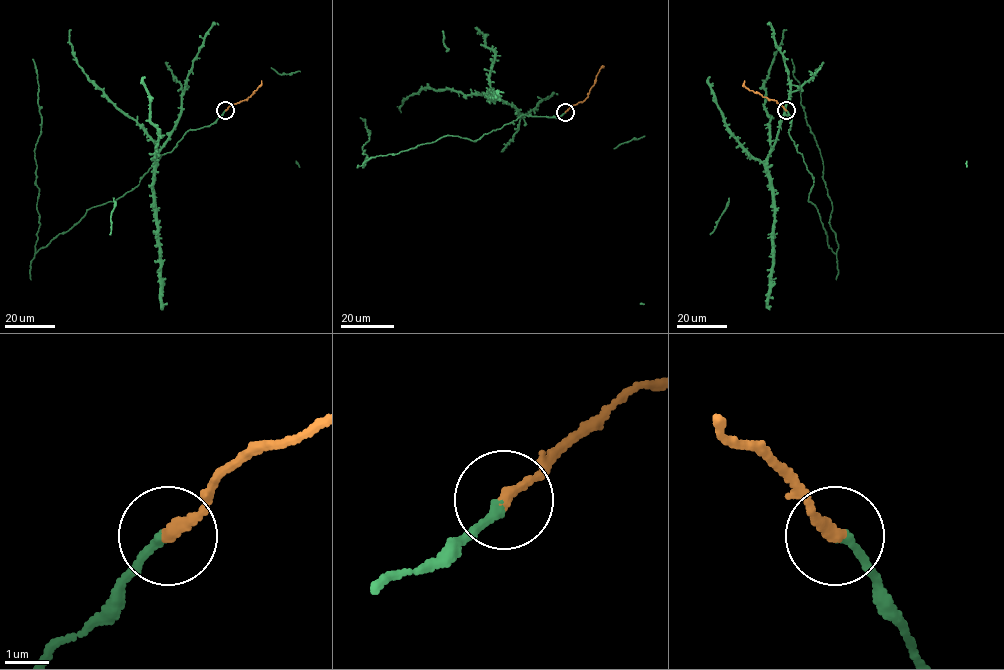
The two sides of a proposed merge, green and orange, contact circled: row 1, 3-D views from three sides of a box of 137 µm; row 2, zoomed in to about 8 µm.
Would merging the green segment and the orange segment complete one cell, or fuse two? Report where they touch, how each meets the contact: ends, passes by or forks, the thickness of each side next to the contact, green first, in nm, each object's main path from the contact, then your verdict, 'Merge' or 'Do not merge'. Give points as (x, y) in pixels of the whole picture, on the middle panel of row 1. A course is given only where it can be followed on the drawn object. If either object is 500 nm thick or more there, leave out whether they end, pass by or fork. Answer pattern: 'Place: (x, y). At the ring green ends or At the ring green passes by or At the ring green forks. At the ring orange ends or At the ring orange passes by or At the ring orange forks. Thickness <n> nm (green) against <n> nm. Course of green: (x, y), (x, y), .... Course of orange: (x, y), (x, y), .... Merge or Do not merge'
Place: (565, 112). At the ring green ends. At the ring orange ends. Thickness 220 nm (green) against 280 nm. Course of green: (565, 111), (523, 115), (475, 141), (441, 137), (370, 157), (363, 167), (369, 133), (360, 117). Course of orange: (565, 111), (588, 95), (596, 75), (603, 67). Merge

